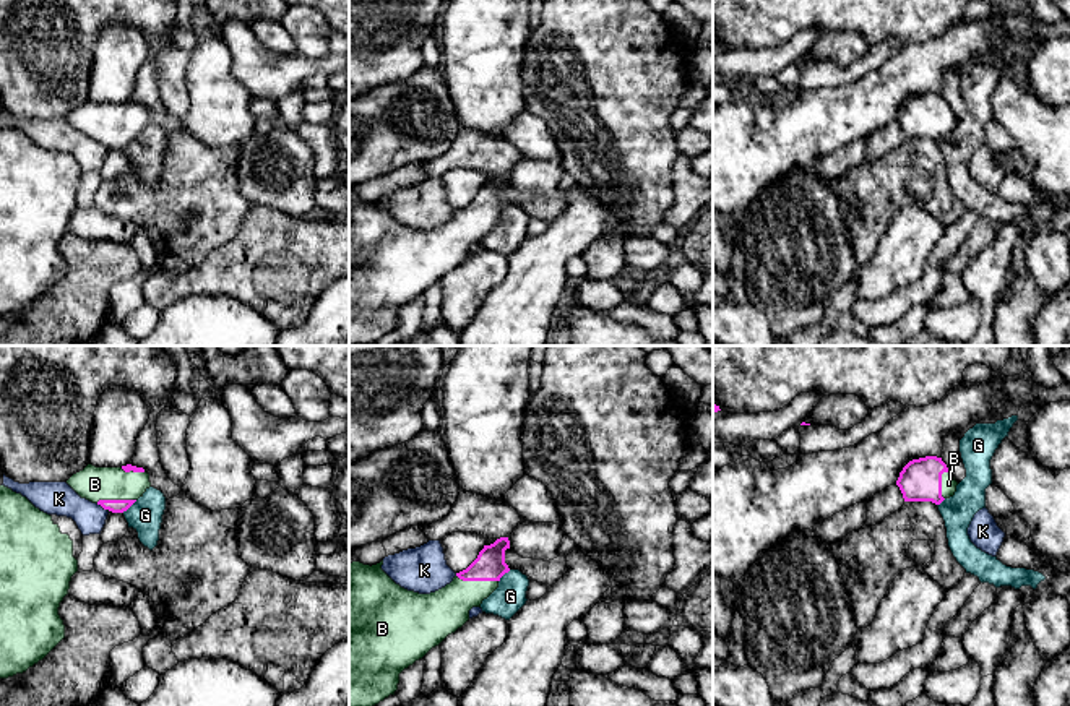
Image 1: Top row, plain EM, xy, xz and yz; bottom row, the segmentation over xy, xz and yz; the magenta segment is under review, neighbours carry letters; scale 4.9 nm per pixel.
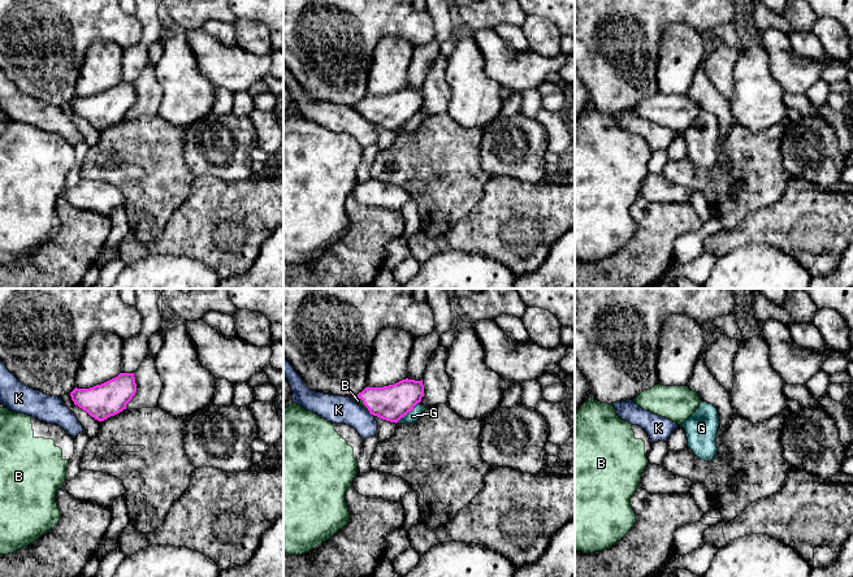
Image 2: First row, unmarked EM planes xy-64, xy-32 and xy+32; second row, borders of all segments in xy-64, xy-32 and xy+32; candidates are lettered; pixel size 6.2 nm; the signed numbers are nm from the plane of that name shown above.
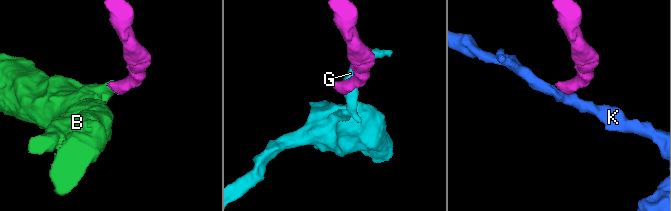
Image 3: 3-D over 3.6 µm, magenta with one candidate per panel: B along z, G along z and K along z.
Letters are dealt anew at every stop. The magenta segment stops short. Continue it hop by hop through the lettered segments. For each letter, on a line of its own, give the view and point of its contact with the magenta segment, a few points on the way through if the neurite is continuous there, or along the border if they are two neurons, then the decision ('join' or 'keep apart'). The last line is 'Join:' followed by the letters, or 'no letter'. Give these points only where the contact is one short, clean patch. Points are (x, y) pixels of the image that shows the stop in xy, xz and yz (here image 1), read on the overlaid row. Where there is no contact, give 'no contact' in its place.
B: contact xz (478, 580); way xz (489, 565), (478, 580), (442, 612); join
G: contact xy (129, 507); border xy (137, 500), (122, 512); keep apart
K: contact xy (101, 505); border xy (96, 503), (106, 510); keep apart
Join: B

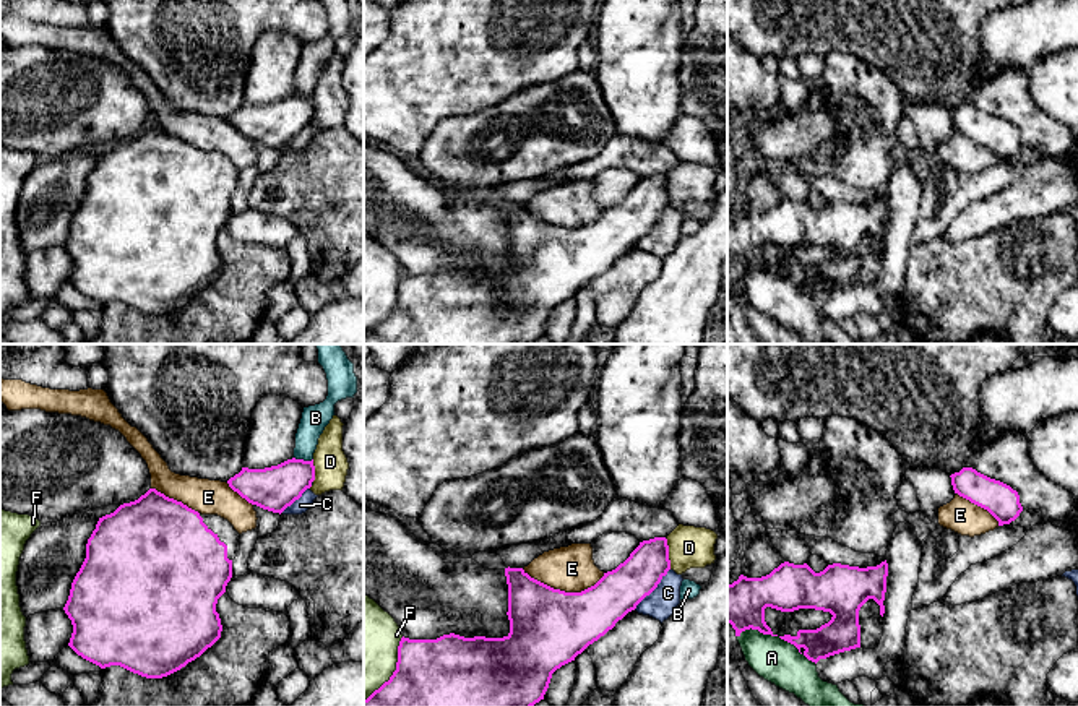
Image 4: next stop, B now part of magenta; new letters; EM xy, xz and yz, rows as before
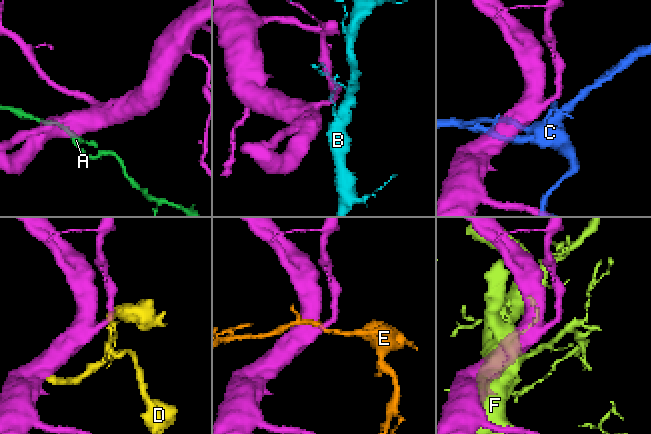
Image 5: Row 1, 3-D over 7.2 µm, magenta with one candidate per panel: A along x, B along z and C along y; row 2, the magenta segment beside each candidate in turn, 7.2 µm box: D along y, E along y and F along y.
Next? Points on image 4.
A: contact yz (776, 635); keep apart
B: contact xy (302, 460); border xy (293, 456), (312, 460); keep apart
C: contact xz (653, 589); border xz (669, 568), (661, 581), (633, 609); keep apart
D: contact xz (668, 554); border xz (664, 538), (669, 547), (671, 568); keep apart
E: contact xz (564, 591); keep apart
F: contact xz (395, 671); keep apart
Join: no letter

